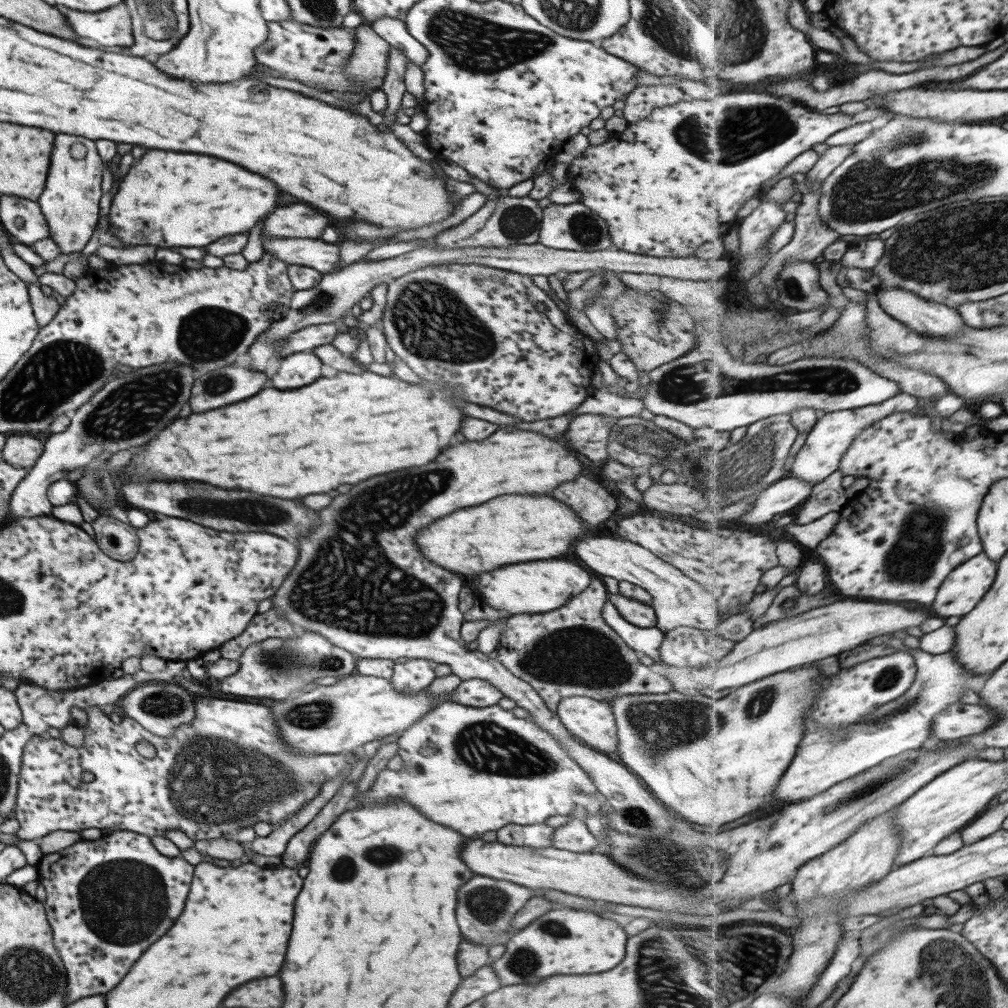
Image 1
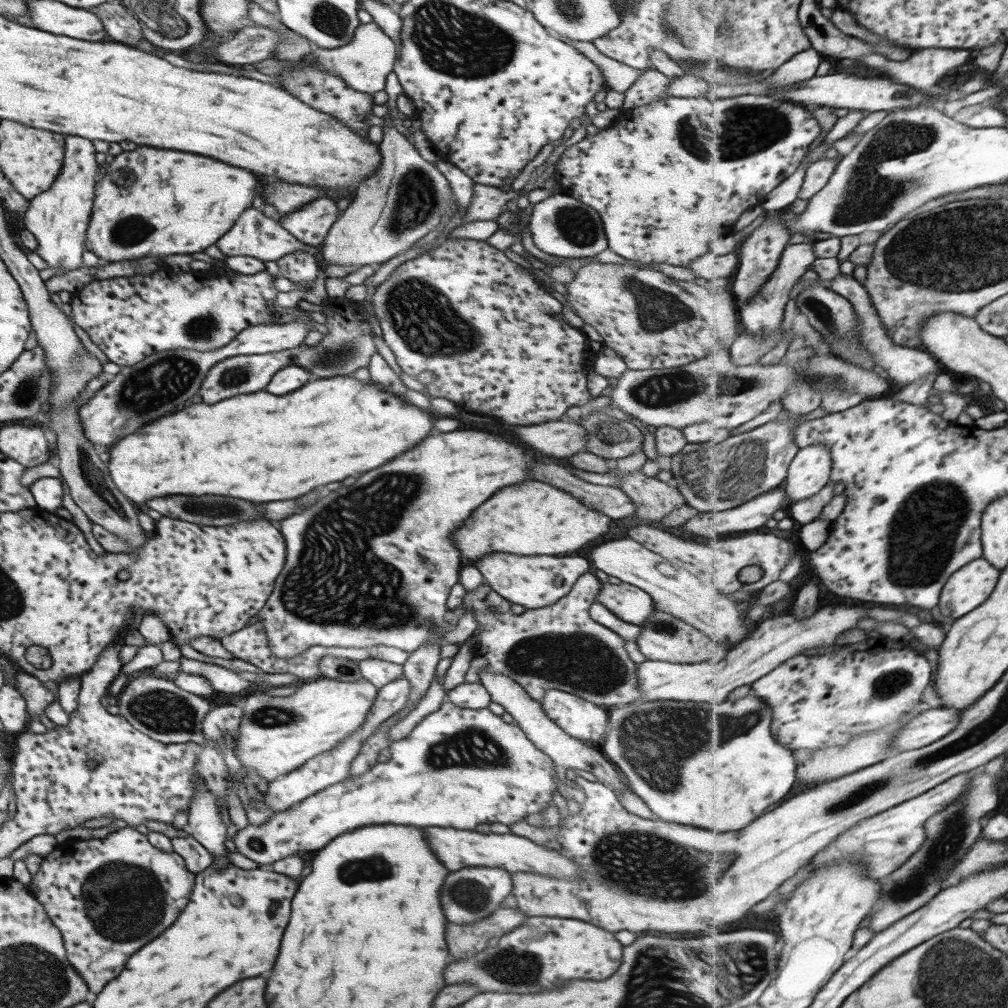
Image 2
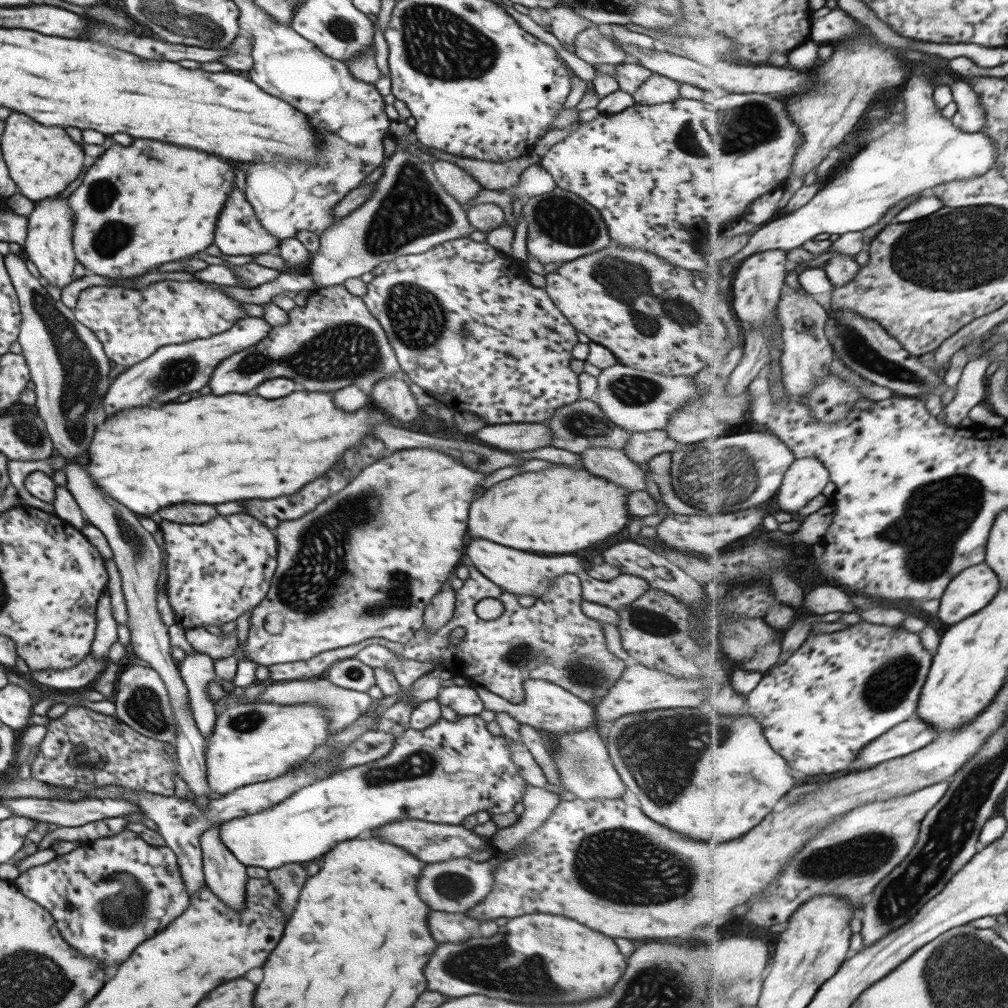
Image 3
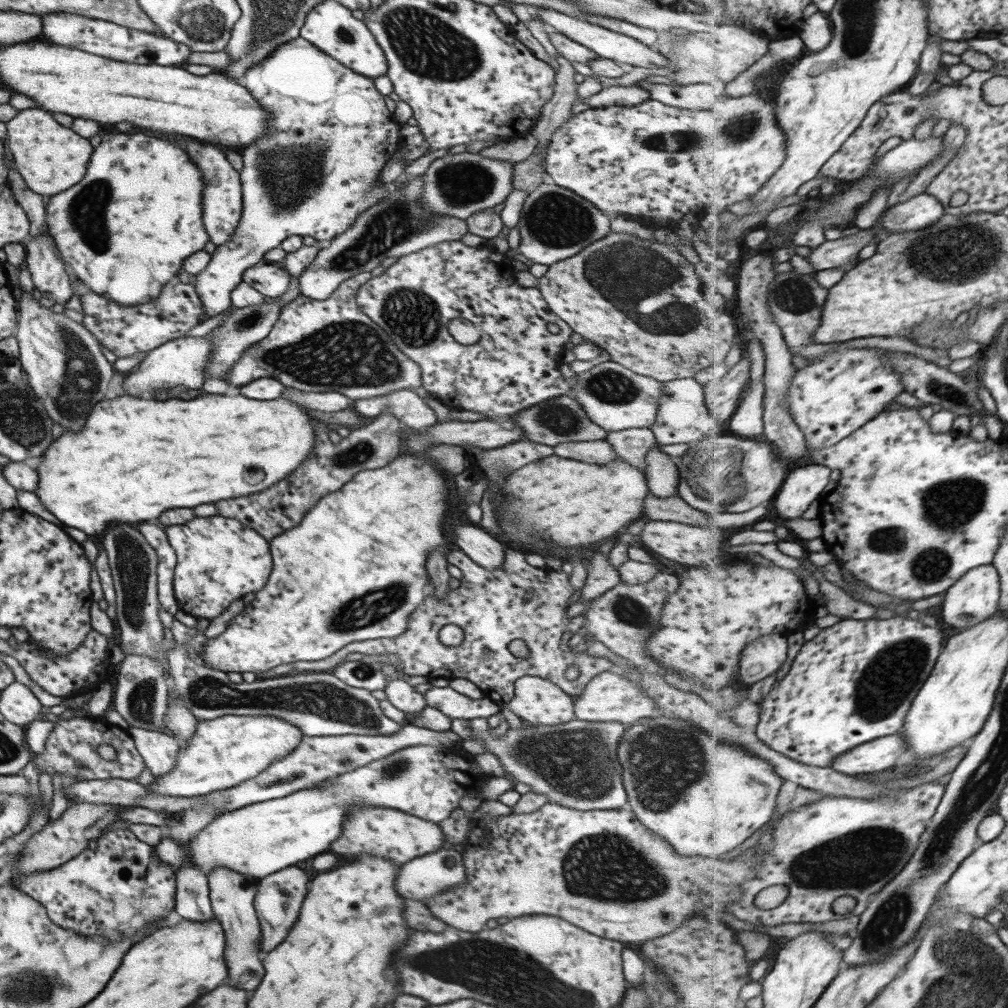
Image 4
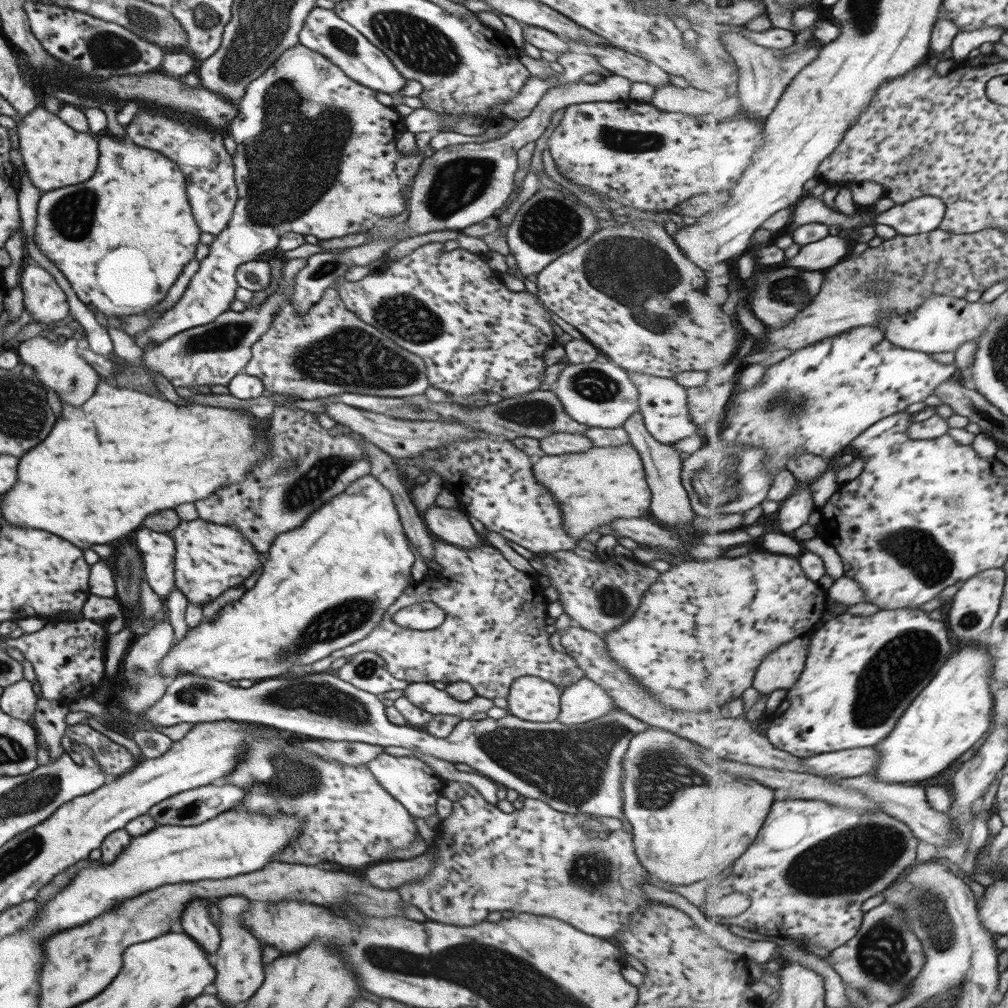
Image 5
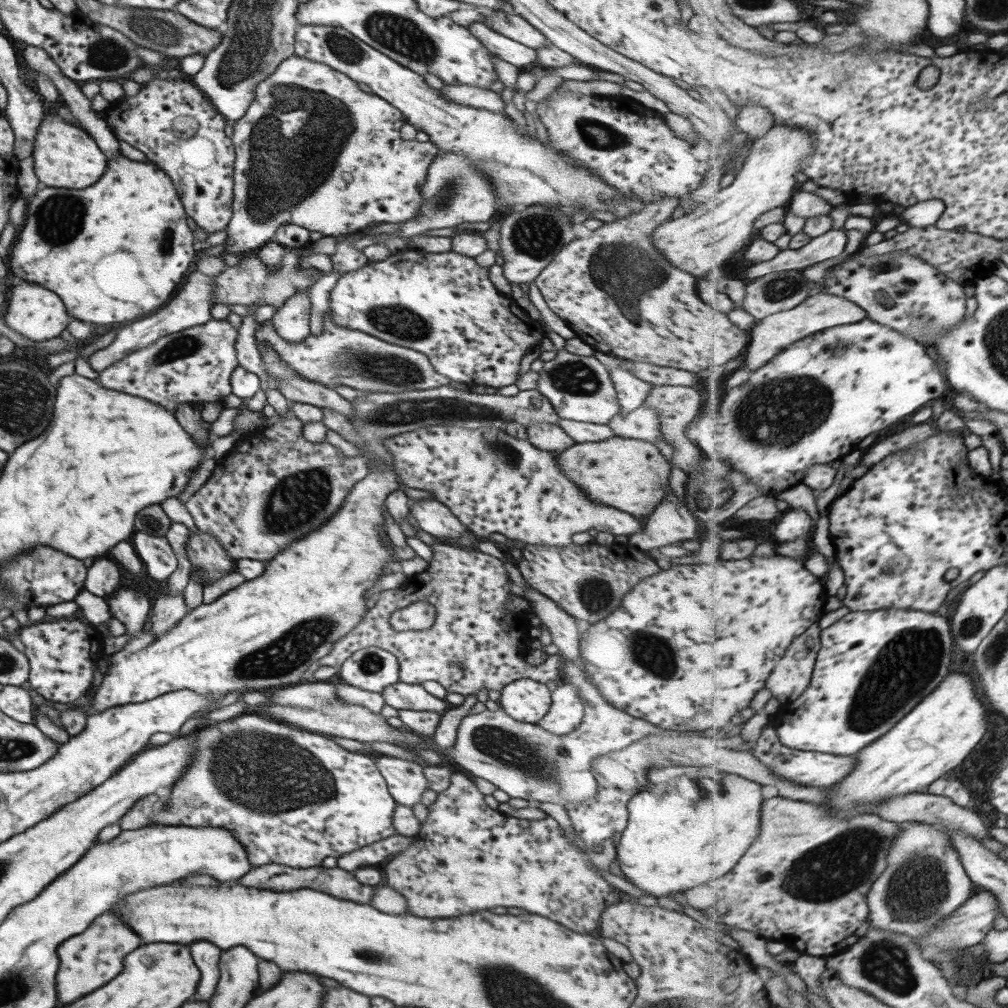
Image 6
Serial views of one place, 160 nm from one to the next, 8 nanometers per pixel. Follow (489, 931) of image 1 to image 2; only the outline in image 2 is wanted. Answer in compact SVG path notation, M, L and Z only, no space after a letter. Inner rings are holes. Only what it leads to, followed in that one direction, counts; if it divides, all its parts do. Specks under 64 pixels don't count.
M466 866L455 872L448 872L448 874L449 876L445 878L445 882L441 886L441 910L447 916L447 920L455 922L455 924L471 924L481 918L487 918L512 892L510 873L502 868Z

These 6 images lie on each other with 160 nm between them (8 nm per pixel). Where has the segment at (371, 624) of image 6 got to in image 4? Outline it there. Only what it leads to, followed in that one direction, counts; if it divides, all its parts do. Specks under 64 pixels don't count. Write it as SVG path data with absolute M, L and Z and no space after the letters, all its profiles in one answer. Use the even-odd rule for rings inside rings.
M449 550L444 552L448 564L452 564L461 571L460 586L451 588L447 596L442 600L433 598L431 594L425 594L422 604L407 617L408 626L403 634L395 638L377 638L371 641L360 641L359 643L349 643L336 650L333 654L323 657L321 660L314 661L297 661L292 662L292 673L323 673L329 668L337 666L347 654L361 653L364 655L371 654L388 654L398 664L400 674L407 676L426 676L430 678L465 678L473 682L482 692L483 697L487 697L500 705L504 705L514 693L514 681L525 675L533 675L545 680L551 681L557 685L563 692L566 692L572 698L579 696L587 682L597 674L605 672L610 667L610 662L605 657L589 656L584 651L578 652L574 649L567 648L567 651L559 648L559 638L566 630L567 600L571 598L573 589L567 581L569 573L562 571L553 571L549 568L535 568L525 563L523 560L524 553L515 550L504 550L504 564L495 570L485 570L477 563L473 562L468 556L465 556L459 550ZM528 590L534 590L534 595L527 601L523 601L523 596ZM445 624L455 624L463 630L463 640L457 647L445 646L438 641L438 632ZM511 640L523 640L529 649L529 656L518 658L507 649L507 644ZM567 668L577 668L577 677L573 680L565 678Z

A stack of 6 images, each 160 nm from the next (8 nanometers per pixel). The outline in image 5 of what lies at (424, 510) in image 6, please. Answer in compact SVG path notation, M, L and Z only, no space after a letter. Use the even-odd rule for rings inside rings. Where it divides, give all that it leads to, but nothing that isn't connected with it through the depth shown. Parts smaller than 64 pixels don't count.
M431 506L423 512L422 520L429 534L437 540L461 549L479 549L482 546L480 536L458 509Z

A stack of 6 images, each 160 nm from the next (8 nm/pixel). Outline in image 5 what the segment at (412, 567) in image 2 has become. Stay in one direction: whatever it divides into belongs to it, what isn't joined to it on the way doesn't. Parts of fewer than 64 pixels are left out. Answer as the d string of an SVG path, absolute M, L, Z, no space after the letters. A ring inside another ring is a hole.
M369 474L362 478L357 478L343 492L331 497L331 500L327 500L321 508L317 508L313 514L309 514L309 517L301 523L301 526L279 534L271 542L271 546L269 546L265 553L266 559L262 564L262 571L257 577L255 584L249 590L246 590L239 599L223 606L210 621L201 618L197 627L188 628L183 640L175 642L166 652L166 655L159 661L158 669L167 680L172 679L177 673L187 672L208 678L209 680L226 683L229 680L241 680L241 678L253 681L275 678L279 674L287 676L285 672L291 672L289 674L291 676L296 673L301 665L317 662L317 660L329 656L334 650L339 650L341 647L349 646L365 638L369 634L369 631L373 630L382 621L385 612L391 612L391 604L394 604L400 597L400 594L408 588L411 577L409 570L411 570L411 564L413 564L414 560L413 554L409 550L409 546L407 546L399 514L397 514L397 510L395 510L393 504L393 497L391 497L387 488L383 488L377 482L377 479L369 476Z

